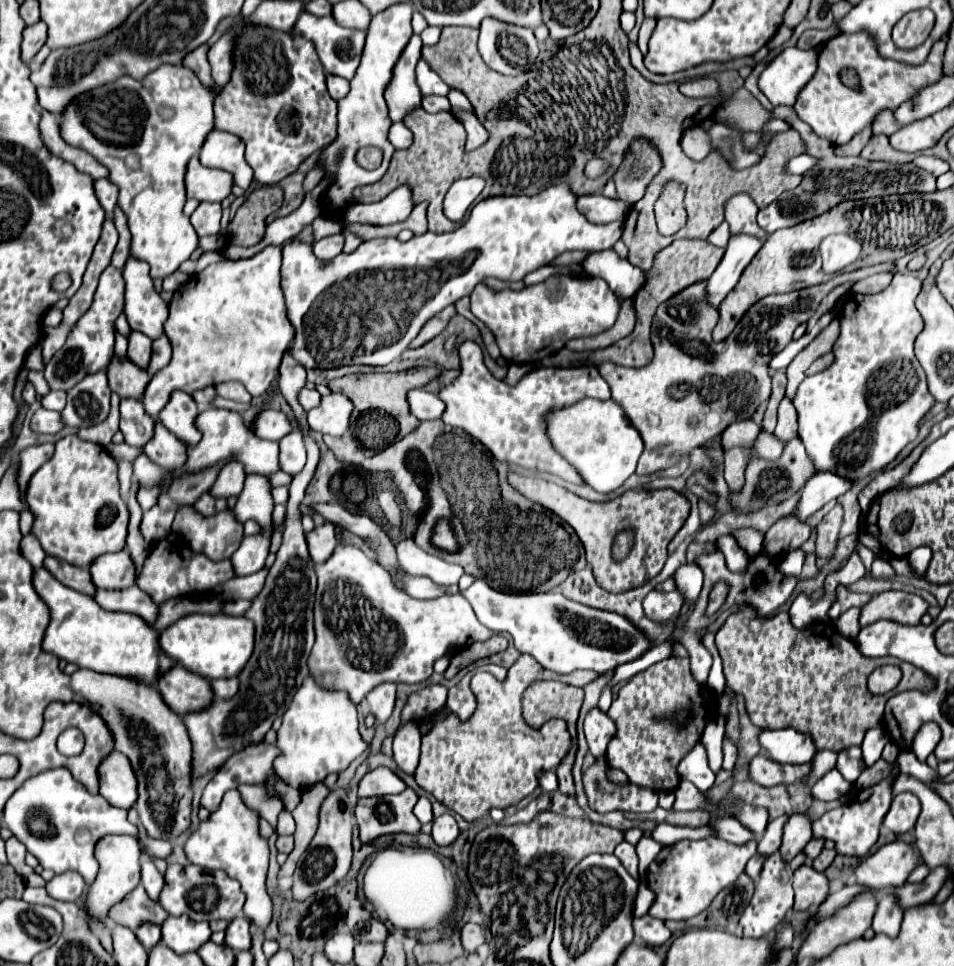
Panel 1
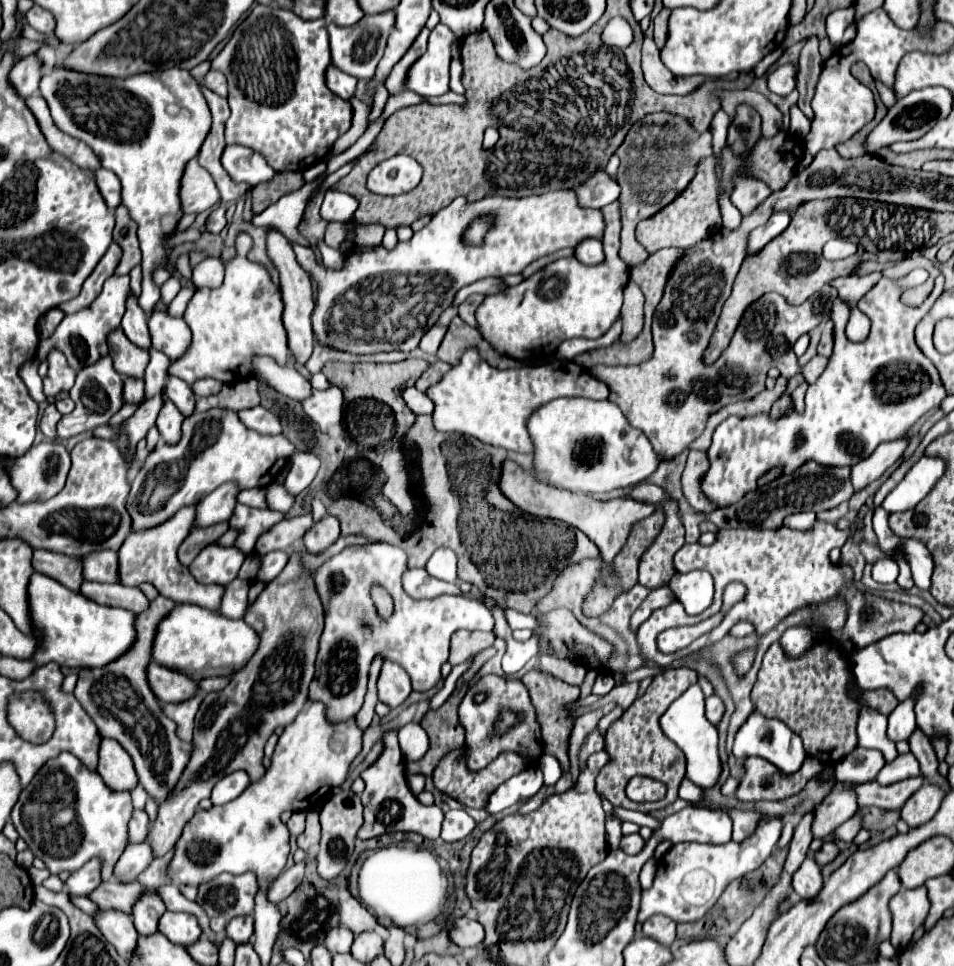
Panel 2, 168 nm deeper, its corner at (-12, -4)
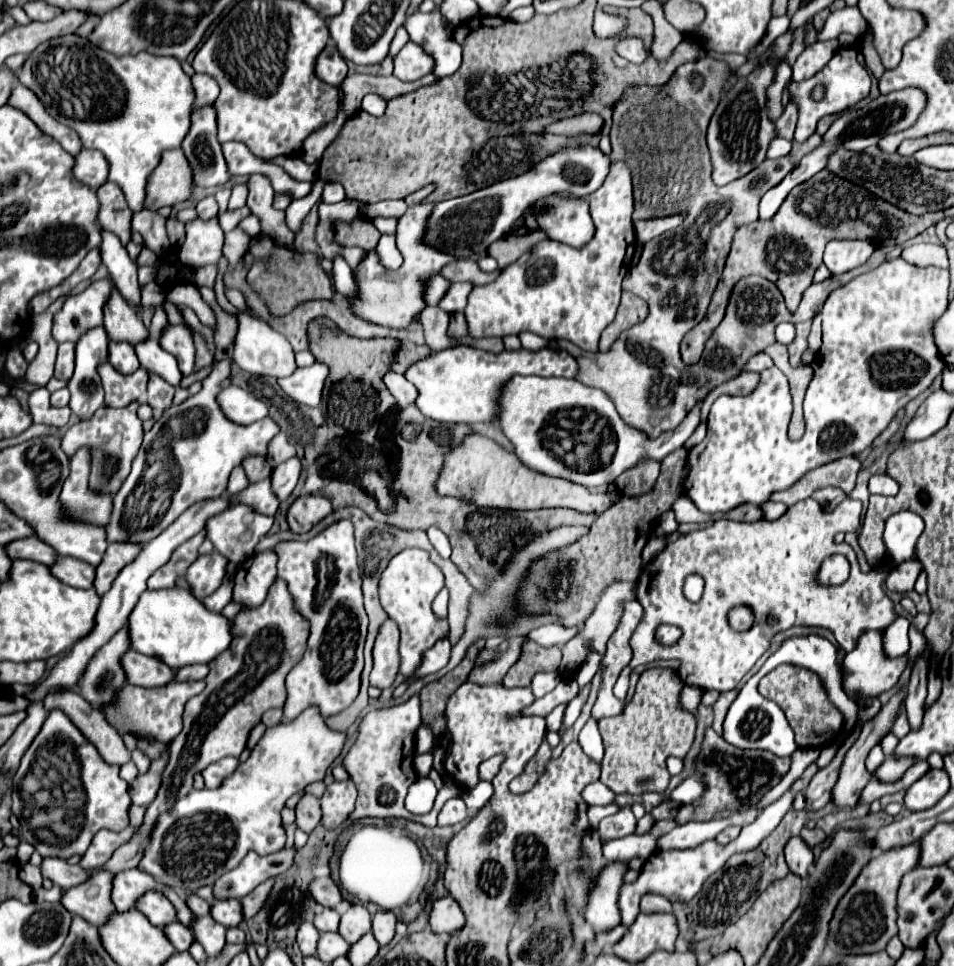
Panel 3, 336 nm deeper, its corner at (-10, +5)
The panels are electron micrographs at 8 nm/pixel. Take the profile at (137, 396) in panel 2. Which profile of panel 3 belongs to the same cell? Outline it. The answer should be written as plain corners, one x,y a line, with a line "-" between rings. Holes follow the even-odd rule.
110,341
108,345
108,361
118,369
120,373
134,373
134,369
140,367
134,347
126,341

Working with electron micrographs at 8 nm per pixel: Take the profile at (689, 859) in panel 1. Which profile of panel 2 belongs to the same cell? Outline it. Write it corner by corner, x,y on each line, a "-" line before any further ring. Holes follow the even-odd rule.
772,818
742,842
728,842
728,844
680,842
680,844
674,844
658,860
654,886
642,892
638,922
644,922
648,916
654,916
654,914
664,914
676,920
678,924
696,922
704,918
704,914
708,914
708,910
718,902
724,888
732,880
762,866
762,862
772,854
780,838
780,830
782,830
782,822

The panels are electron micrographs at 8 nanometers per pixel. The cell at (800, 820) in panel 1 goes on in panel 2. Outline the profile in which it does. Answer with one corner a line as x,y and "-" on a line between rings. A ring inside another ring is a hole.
836,782
832,792
816,806
816,818
812,822
812,834
816,840
824,840
834,828
854,816
858,810
852,784

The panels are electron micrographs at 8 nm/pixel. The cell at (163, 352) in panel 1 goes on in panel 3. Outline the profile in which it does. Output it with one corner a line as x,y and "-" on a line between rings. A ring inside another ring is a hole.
104,361
104,365
98,365
98,375
104,387
104,403
108,407
126,407
136,397
146,395
148,373
142,367
136,369
132,375
124,375
118,373
108,361

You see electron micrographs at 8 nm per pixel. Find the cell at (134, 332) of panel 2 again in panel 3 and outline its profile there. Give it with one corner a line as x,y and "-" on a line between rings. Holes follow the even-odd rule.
102,229
102,243
100,243
100,257
106,265
112,281
116,283
122,297
132,305
140,307
140,287
136,279
136,263
130,259
126,247
118,239
118,235

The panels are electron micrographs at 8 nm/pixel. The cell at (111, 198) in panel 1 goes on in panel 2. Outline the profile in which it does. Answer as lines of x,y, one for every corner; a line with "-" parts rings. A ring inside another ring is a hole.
104,168
96,170
96,184
98,184
102,198
106,200
106,206
114,210
120,204
120,180
116,178
116,174

